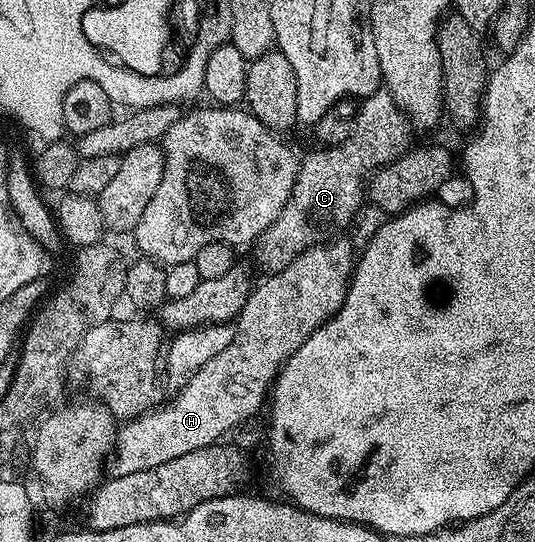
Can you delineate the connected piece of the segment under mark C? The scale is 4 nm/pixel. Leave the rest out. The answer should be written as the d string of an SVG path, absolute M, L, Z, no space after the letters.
M379 89L373 91L365 99L361 100L358 112L354 118L354 131L339 147L329 149L317 149L307 159L301 160L296 185L292 185L292 197L284 205L280 217L264 229L264 233L253 244L254 259L266 270L266 273L282 271L297 255L304 253L310 247L333 240L354 219L362 199L364 203L364 192L368 187L368 180L379 167L386 167L392 161L411 150L410 131L412 124L406 112L396 105L396 101L390 96L389 91Z

